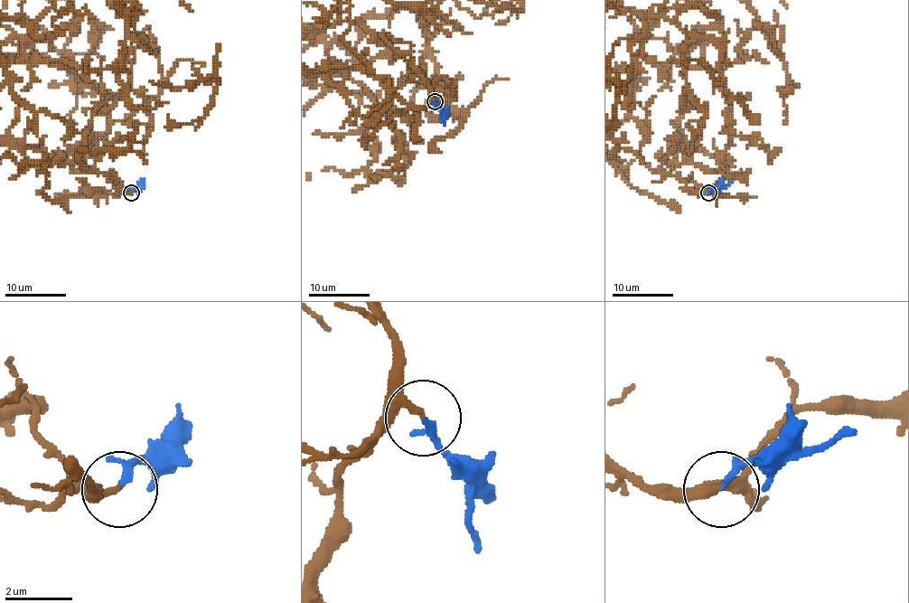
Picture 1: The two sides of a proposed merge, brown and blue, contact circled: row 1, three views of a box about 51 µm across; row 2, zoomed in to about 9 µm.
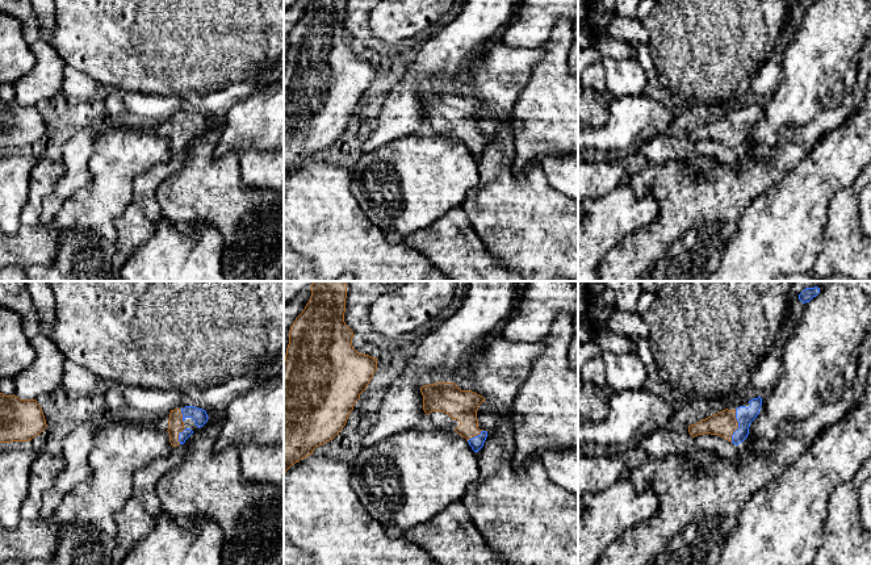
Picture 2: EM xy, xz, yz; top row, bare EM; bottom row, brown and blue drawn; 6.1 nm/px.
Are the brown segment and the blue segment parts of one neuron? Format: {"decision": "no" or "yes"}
{"decision": "yes"}

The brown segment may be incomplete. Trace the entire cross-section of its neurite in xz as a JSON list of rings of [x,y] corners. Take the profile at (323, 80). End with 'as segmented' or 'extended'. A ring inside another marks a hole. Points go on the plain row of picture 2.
[[[311,0],[290,32],[284,66],[284,180],[292,171],[313,160],[317,152],[339,141],[356,106],[377,76],[377,64],[359,59],[352,51],[355,39],[344,28],[346,4],[347,0]]]; as segmented

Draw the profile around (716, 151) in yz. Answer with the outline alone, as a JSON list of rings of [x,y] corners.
[[[670,134],[657,135],[633,152],[635,159],[649,163],[678,160],[686,163],[692,158],[708,158],[715,163],[729,167],[737,166],[737,151],[719,141],[698,141],[692,143],[687,137],[673,138]]]

